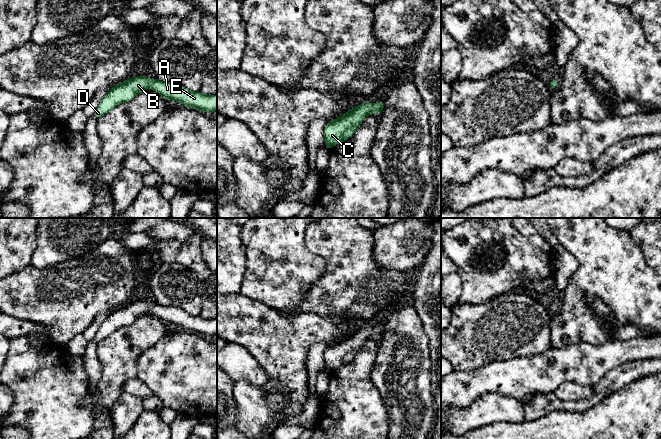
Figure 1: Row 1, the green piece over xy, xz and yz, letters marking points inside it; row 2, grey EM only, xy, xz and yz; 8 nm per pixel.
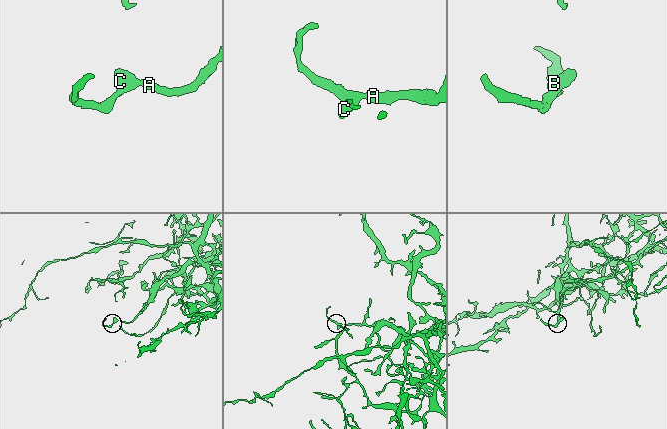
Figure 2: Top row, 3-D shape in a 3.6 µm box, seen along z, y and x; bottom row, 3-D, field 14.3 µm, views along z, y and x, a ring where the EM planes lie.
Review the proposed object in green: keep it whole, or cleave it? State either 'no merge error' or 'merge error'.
no merge error

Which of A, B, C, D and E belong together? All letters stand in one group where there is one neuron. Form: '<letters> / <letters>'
A B C D E

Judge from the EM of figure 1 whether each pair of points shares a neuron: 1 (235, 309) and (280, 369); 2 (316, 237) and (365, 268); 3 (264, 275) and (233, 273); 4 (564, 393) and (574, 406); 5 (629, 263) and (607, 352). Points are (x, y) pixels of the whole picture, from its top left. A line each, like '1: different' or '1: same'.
1: same
2: same
3: different
4: different
5: different

